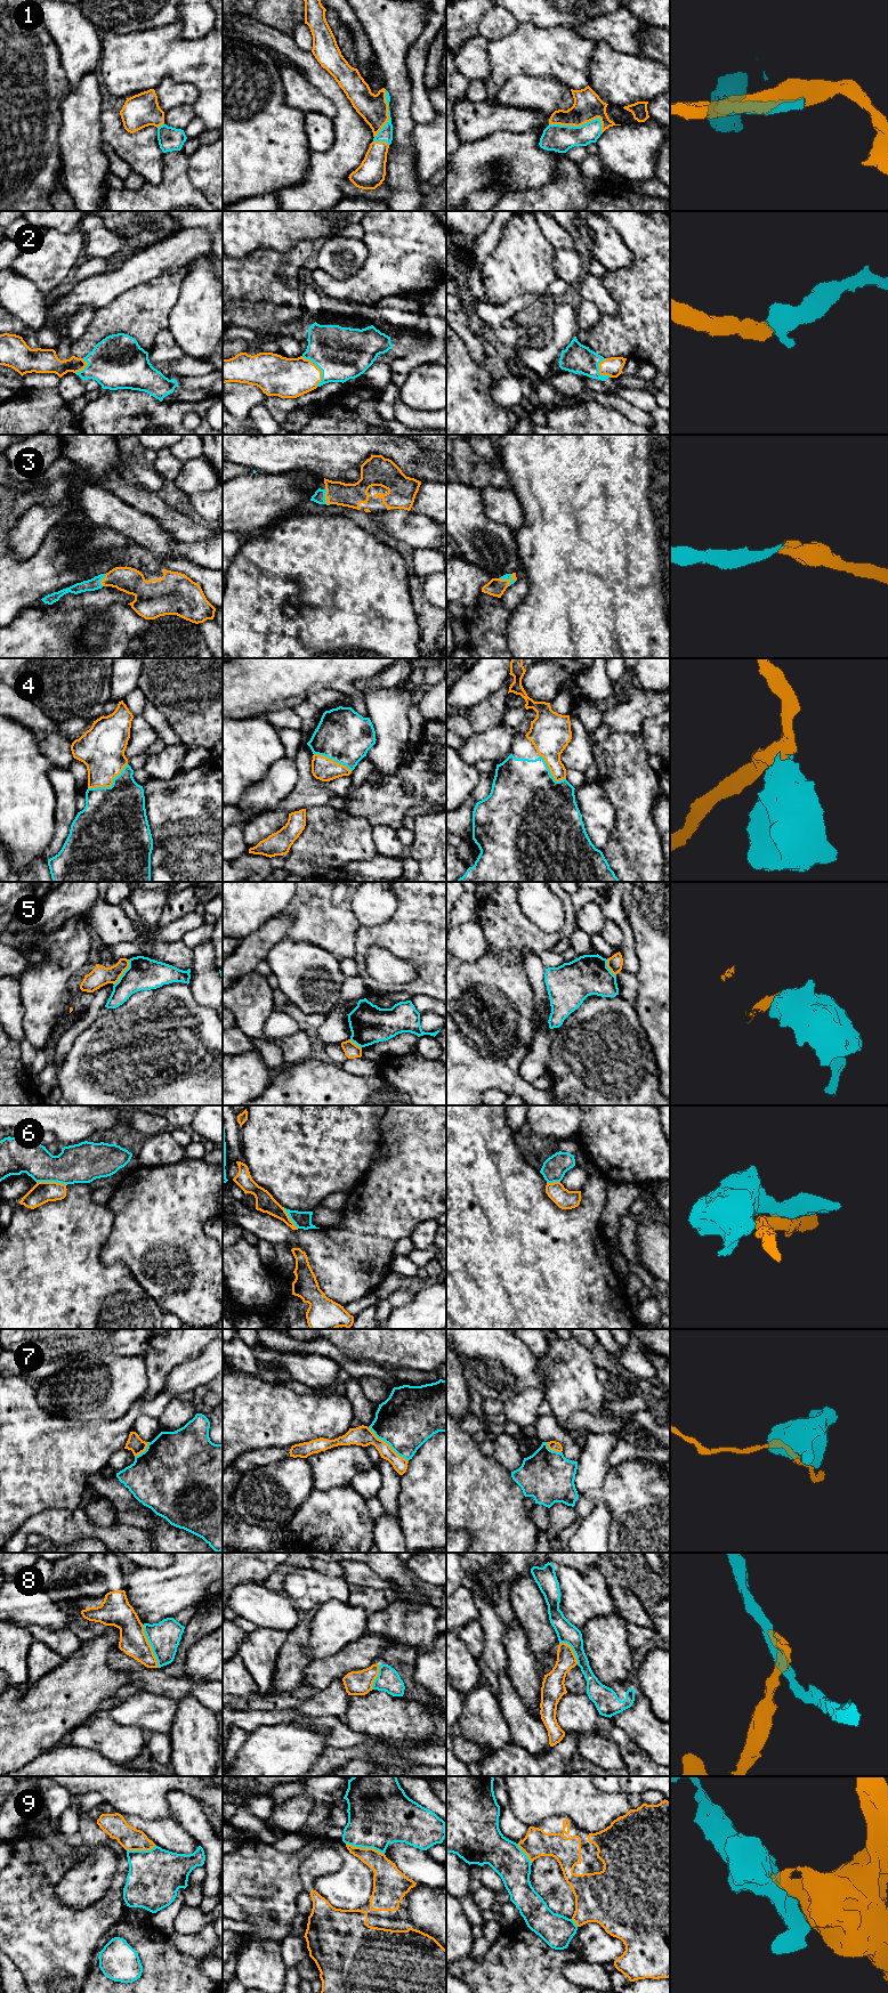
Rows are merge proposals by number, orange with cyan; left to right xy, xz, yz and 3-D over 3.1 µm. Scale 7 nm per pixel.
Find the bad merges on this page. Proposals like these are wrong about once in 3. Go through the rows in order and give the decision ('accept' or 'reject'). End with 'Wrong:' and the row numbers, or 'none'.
1: accept
2: accept
3: accept
4: accept
5: reject
6: reject
7: reject
8: reject
9: accept
Wrong: 5, 6, 7, 8

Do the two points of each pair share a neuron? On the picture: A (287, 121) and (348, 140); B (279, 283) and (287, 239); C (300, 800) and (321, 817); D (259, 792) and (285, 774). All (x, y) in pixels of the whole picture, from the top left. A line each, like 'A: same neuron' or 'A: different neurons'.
A: different neurons
B: different neurons
C: different neurons
D: same neuron

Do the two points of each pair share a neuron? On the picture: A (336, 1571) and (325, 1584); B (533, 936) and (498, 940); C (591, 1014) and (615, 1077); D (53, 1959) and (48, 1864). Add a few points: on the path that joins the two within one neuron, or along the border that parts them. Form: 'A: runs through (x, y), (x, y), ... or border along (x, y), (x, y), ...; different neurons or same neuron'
A: border along (324, 1574), (341, 1578); different neurons
B: runs through (524, 936), (507, 936); same neuron
C: runs through (602, 1030), (602, 1061); same neuron
D: runs through (47, 1935), (47, 1888); same neuron

